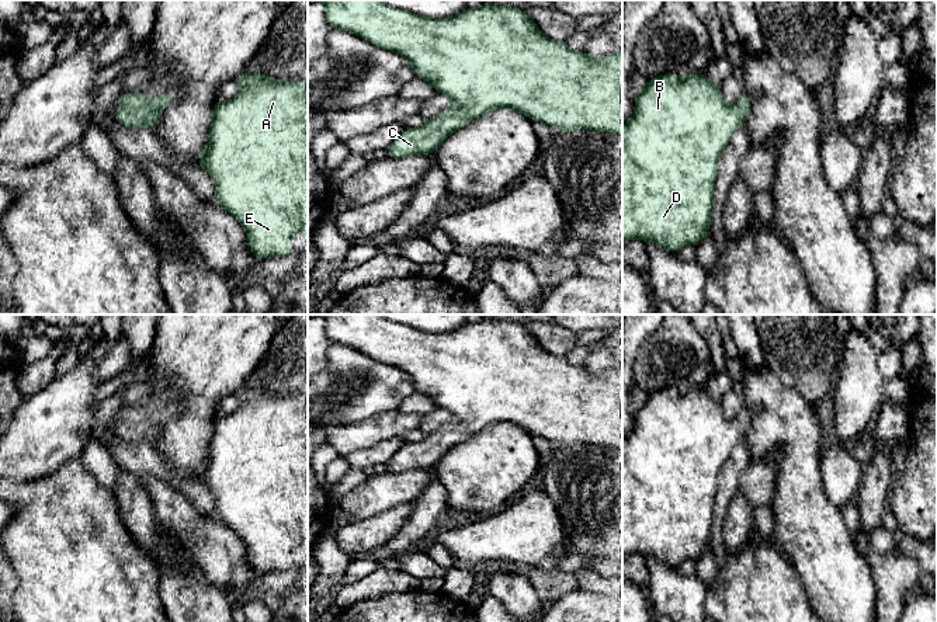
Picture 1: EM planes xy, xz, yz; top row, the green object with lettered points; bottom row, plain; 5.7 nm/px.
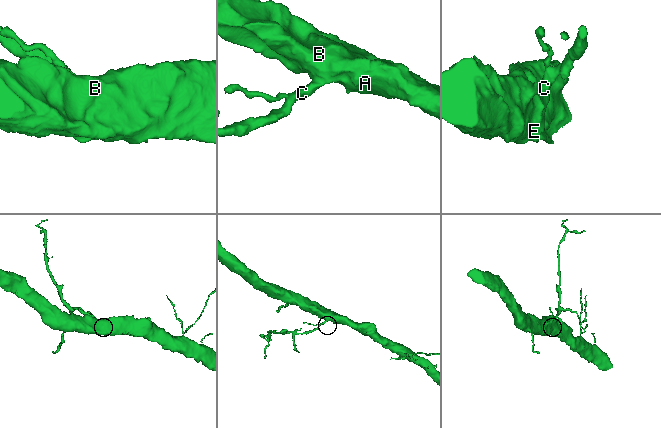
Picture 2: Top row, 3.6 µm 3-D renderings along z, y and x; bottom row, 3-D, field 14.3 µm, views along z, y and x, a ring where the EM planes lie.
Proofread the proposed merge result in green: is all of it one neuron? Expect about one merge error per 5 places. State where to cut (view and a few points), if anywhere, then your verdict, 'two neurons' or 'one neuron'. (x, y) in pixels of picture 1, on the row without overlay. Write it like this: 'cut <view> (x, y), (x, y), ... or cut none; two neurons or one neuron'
cut none; one neuron

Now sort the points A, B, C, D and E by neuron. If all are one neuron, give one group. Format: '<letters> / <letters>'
A B C D E

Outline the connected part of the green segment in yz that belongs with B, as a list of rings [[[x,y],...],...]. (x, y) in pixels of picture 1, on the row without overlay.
[[[670,386],[649,393],[645,403],[636,409],[631,434],[622,441],[622,556],[653,556],[676,569],[684,560],[697,560],[704,555],[711,541],[719,472],[750,425],[750,414],[745,406],[729,420],[723,414],[721,400],[712,397],[705,388],[683,393]]]

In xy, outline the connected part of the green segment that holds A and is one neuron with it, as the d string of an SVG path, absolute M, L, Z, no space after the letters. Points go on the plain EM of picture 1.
M243 386L239 396L239 409L229 416L216 414L212 423L212 434L208 448L208 458L202 470L197 475L198 482L204 483L215 496L215 515L229 527L246 545L249 566L258 573L282 571L292 567L292 539L301 542L308 553L308 399L302 396L282 396L264 390L263 388Z

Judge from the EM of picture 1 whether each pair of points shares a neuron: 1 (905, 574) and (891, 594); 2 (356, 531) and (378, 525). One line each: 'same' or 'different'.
1: same
2: same

